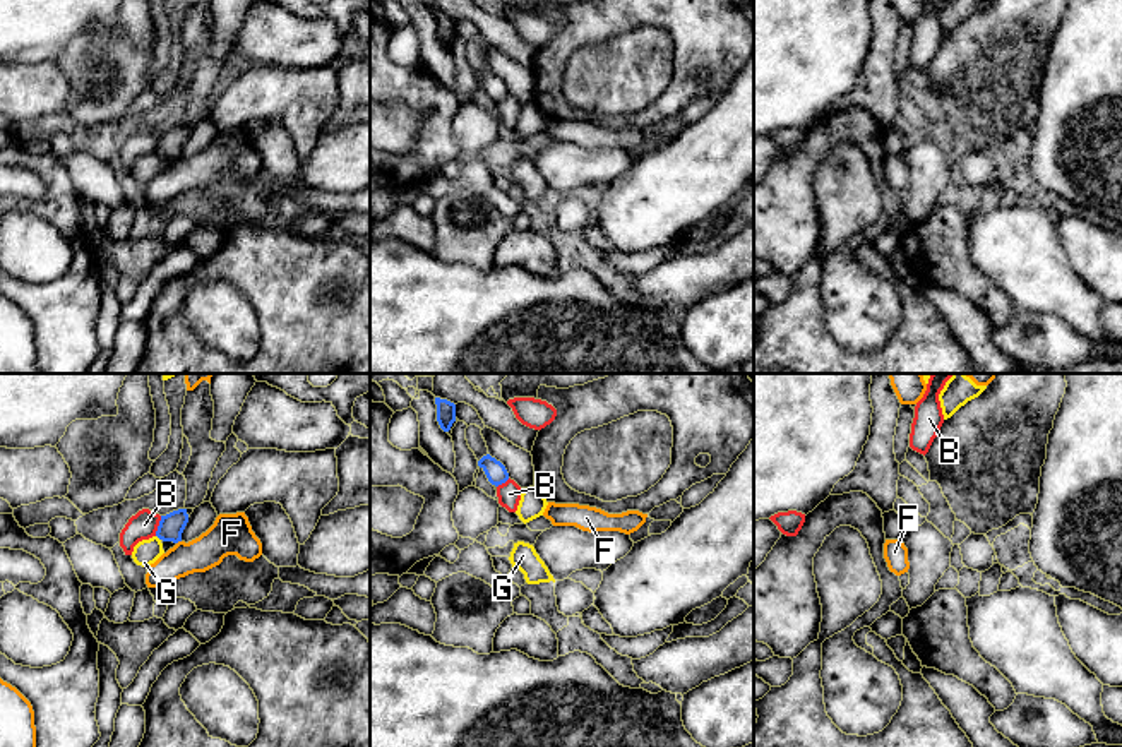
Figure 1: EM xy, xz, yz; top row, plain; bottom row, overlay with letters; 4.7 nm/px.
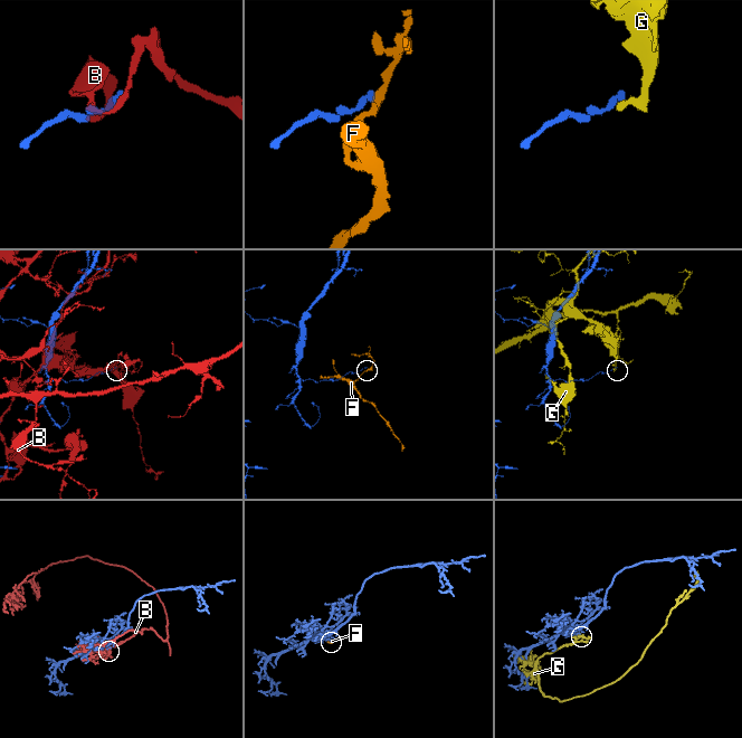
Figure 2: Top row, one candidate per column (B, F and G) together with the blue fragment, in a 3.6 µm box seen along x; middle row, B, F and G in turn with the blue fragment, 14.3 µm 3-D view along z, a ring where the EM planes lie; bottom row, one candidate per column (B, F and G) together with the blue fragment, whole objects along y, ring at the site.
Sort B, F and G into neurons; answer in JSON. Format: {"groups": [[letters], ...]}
{"groups": [["B"], ["F"], ["G"]]}

